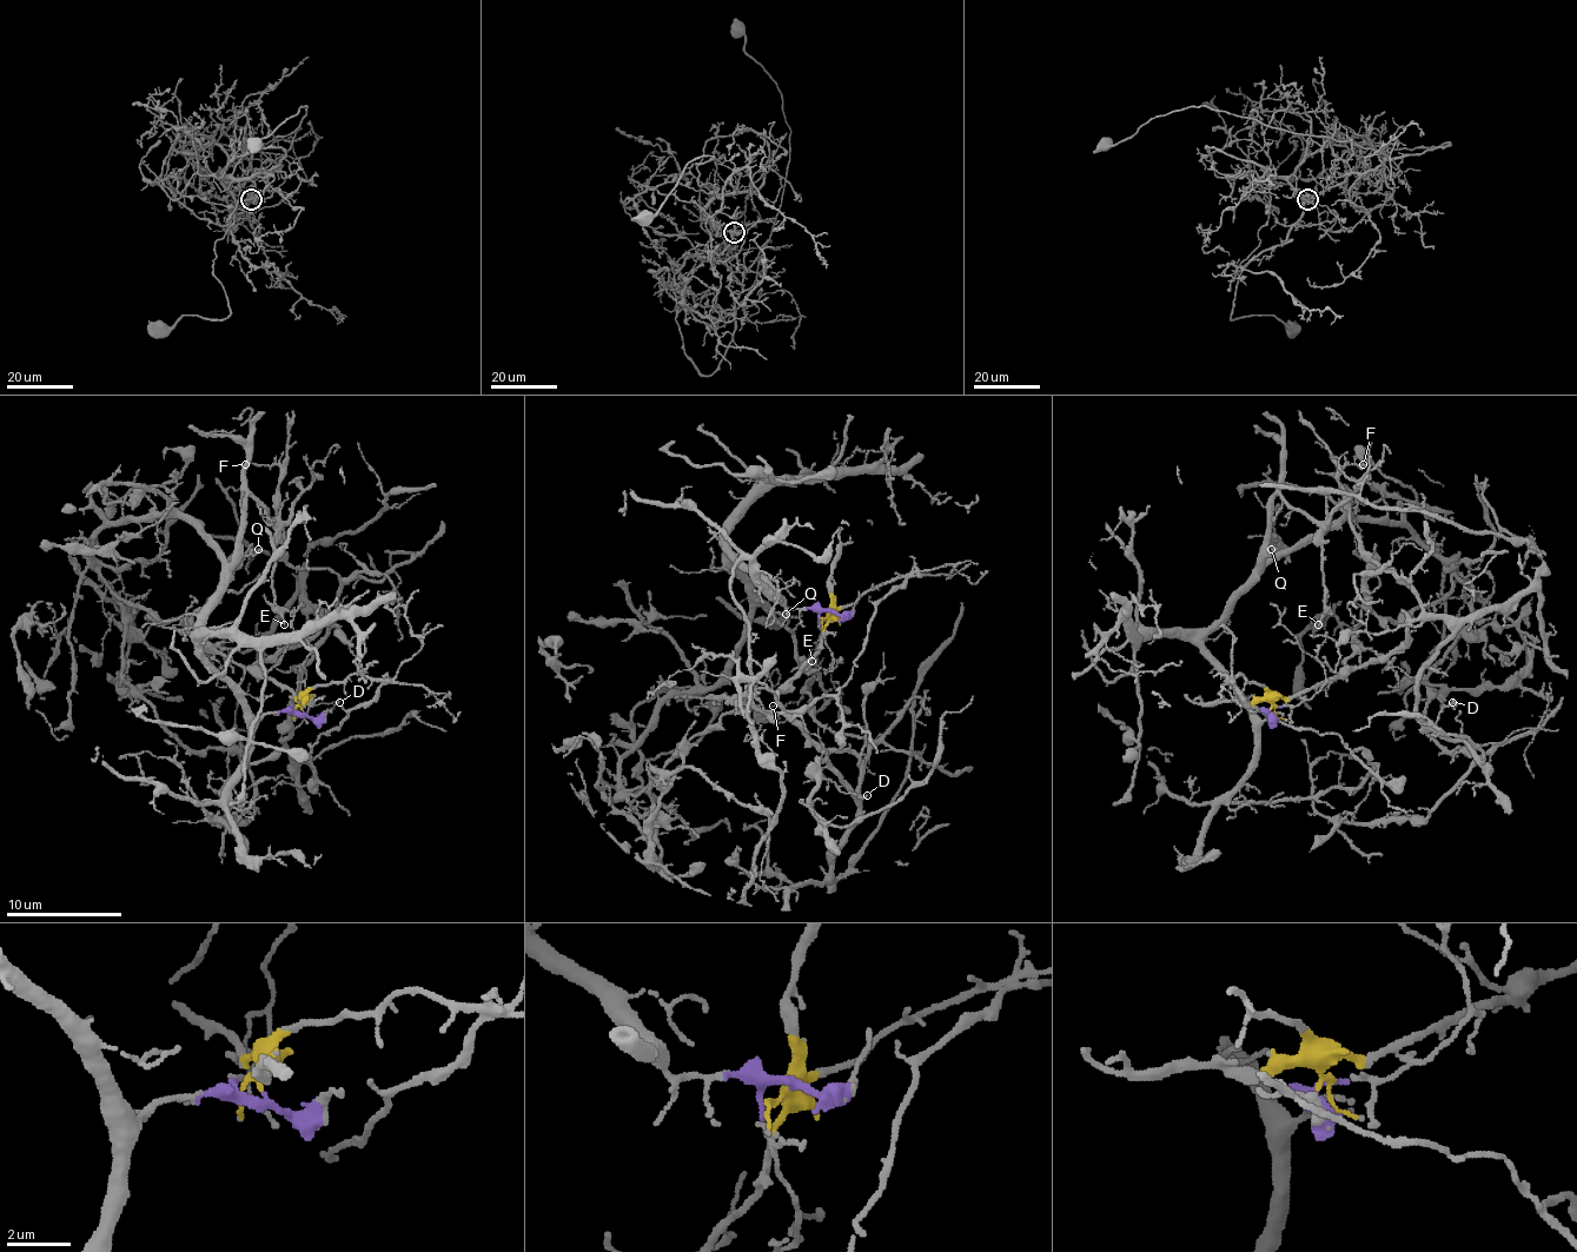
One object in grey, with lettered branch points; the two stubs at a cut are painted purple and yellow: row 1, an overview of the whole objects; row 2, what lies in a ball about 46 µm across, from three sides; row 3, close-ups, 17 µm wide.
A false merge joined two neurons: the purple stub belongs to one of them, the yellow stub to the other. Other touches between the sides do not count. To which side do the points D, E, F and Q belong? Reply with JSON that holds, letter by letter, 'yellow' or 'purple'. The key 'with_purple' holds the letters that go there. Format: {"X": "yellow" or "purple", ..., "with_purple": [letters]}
{"D": "yellow", "E": "purple", "F": "yellow", "Q": "purple", "with_purple": ["E", "Q"]}

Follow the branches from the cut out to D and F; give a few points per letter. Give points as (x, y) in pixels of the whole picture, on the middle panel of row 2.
D: (830, 613), (815, 656), (777, 706), (859, 761), (854, 793), (815, 761), (825, 777), (868, 795)
F: (830, 613), (777, 706), (865, 763), (868, 743), (825, 726), (807, 682), (772, 706)

